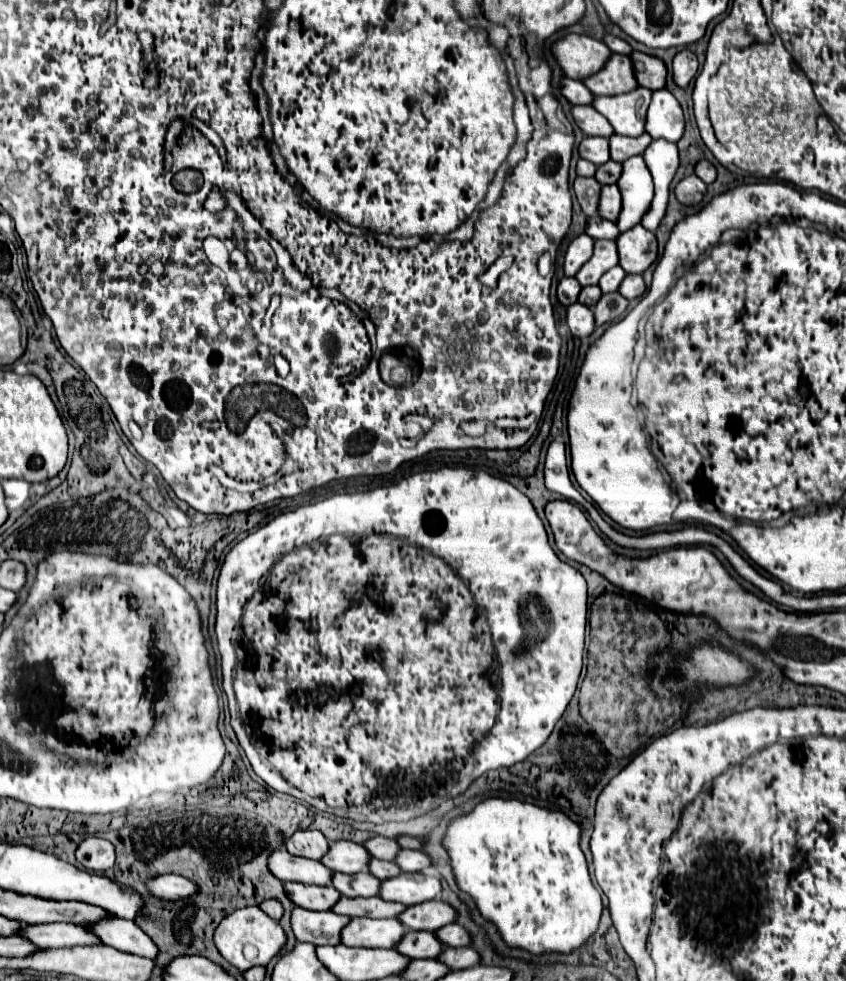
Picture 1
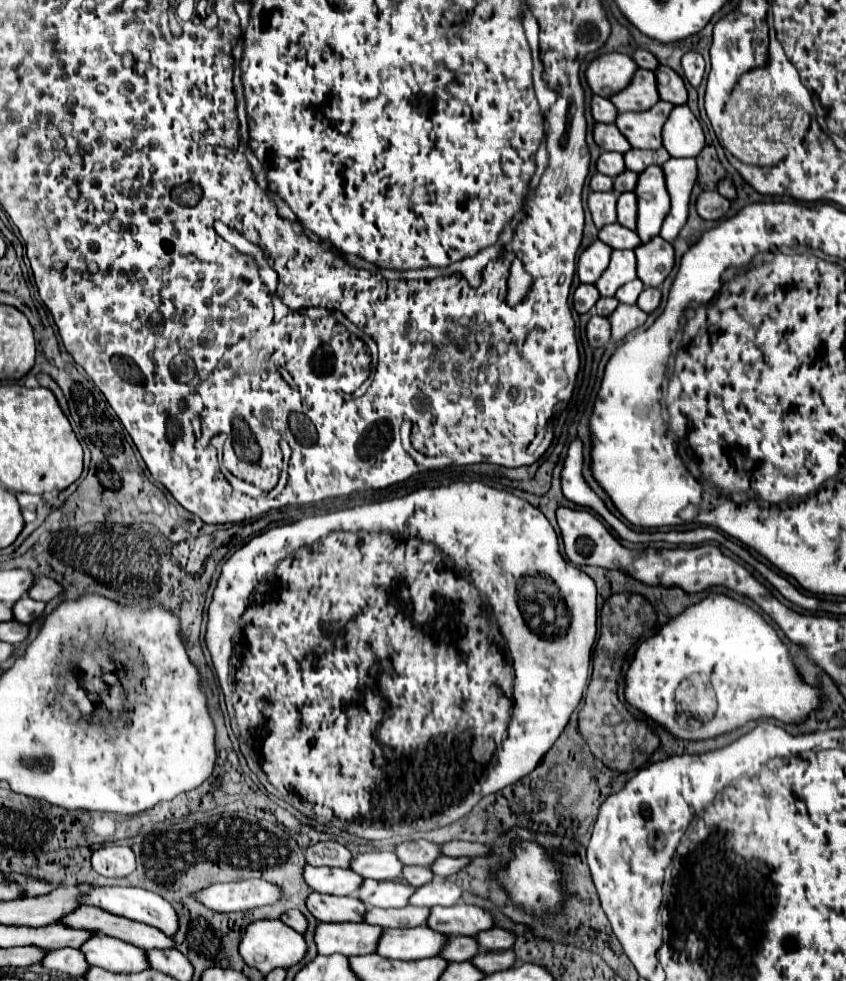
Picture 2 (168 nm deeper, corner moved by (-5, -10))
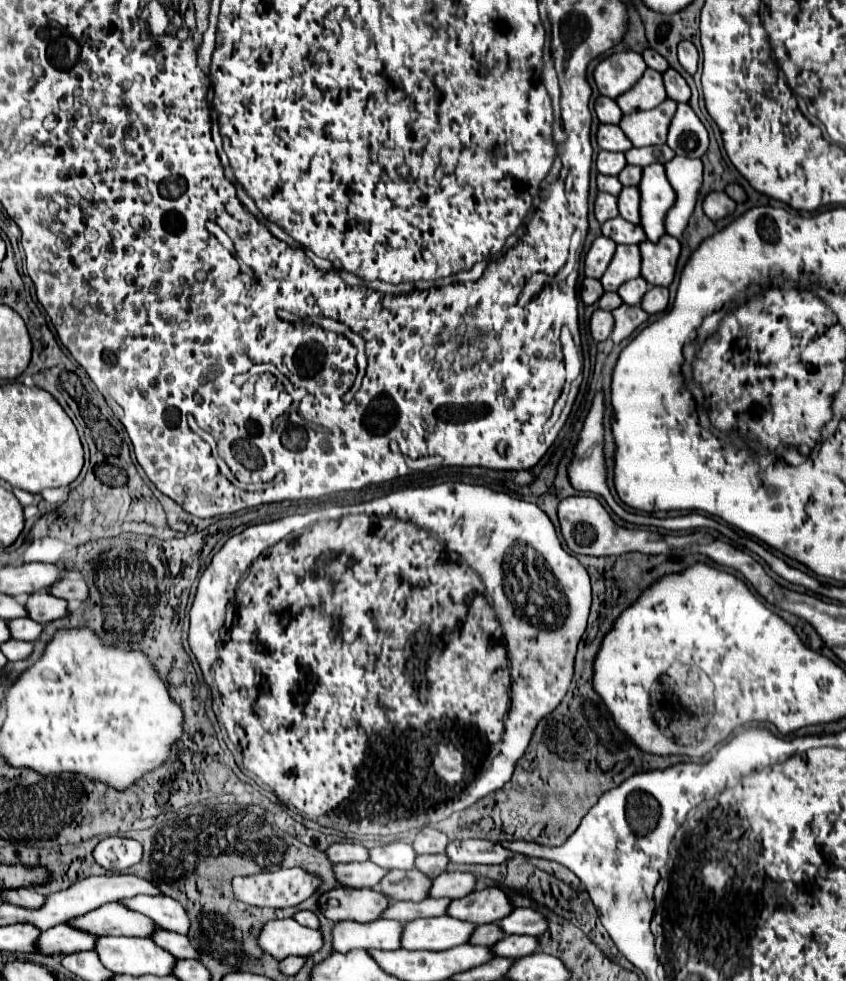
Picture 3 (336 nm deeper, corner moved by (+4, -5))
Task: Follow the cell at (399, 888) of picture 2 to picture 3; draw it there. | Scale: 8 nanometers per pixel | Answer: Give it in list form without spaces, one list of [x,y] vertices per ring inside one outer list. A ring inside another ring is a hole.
[[[410,869],[410,871],[390,871],[382,883],[380,883],[380,891],[386,893],[390,899],[394,901],[422,901],[428,897],[432,887],[432,879],[428,875],[422,875],[422,871],[418,869]]]

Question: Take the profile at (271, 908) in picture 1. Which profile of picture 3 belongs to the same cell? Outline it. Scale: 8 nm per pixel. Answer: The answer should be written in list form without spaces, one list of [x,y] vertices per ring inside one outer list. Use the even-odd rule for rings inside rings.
[[[298,911],[294,915],[294,919],[306,927],[312,927],[312,929],[318,929],[320,927],[320,921],[318,921],[318,915],[314,911]]]

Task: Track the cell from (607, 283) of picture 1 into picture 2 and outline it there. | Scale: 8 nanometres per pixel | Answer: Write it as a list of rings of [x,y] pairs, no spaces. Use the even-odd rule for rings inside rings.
[[[635,278],[635,280],[627,282],[627,284],[623,284],[623,288],[619,288],[615,292],[615,298],[619,302],[623,302],[623,304],[635,304],[637,302],[637,296],[641,294],[641,290],[643,290],[643,282]]]

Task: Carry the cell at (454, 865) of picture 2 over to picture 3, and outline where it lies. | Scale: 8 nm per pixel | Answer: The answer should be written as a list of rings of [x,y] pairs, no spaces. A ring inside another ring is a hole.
[[[484,839],[452,841],[446,849],[446,855],[452,863],[486,863],[500,865],[512,859],[516,853],[502,847],[500,843],[484,843]]]

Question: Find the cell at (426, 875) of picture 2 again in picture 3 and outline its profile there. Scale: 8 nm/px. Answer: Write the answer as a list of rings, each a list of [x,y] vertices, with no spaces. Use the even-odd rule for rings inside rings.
[[[418,855],[416,859],[416,869],[420,869],[422,873],[426,873],[428,877],[438,877],[442,871],[446,871],[450,859],[446,859],[446,855]]]

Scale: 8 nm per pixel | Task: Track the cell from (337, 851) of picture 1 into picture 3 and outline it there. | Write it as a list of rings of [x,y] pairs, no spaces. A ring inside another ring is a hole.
[[[388,843],[370,849],[370,861],[388,869],[412,869],[416,851],[410,843]]]

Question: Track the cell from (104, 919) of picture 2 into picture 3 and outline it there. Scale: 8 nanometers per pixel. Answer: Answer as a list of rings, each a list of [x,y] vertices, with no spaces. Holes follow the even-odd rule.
[[[160,929],[154,933],[152,939],[156,945],[170,951],[178,959],[198,959],[198,951],[194,951],[194,945],[190,943],[190,939],[186,935]]]

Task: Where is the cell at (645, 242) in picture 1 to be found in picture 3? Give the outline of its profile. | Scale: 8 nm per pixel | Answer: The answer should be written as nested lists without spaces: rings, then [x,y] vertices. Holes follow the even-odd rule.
[[[664,235],[658,243],[644,241],[640,245],[642,277],[650,285],[668,287],[674,281],[680,249],[682,249],[680,241],[676,237],[670,237],[670,235]]]

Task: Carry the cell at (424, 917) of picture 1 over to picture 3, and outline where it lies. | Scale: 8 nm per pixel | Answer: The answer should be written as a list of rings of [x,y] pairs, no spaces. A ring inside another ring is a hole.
[[[492,885],[480,891],[472,891],[466,897],[454,899],[448,907],[448,915],[470,921],[474,925],[484,925],[484,923],[496,923],[510,915],[514,911],[514,905],[510,903],[508,895]]]

